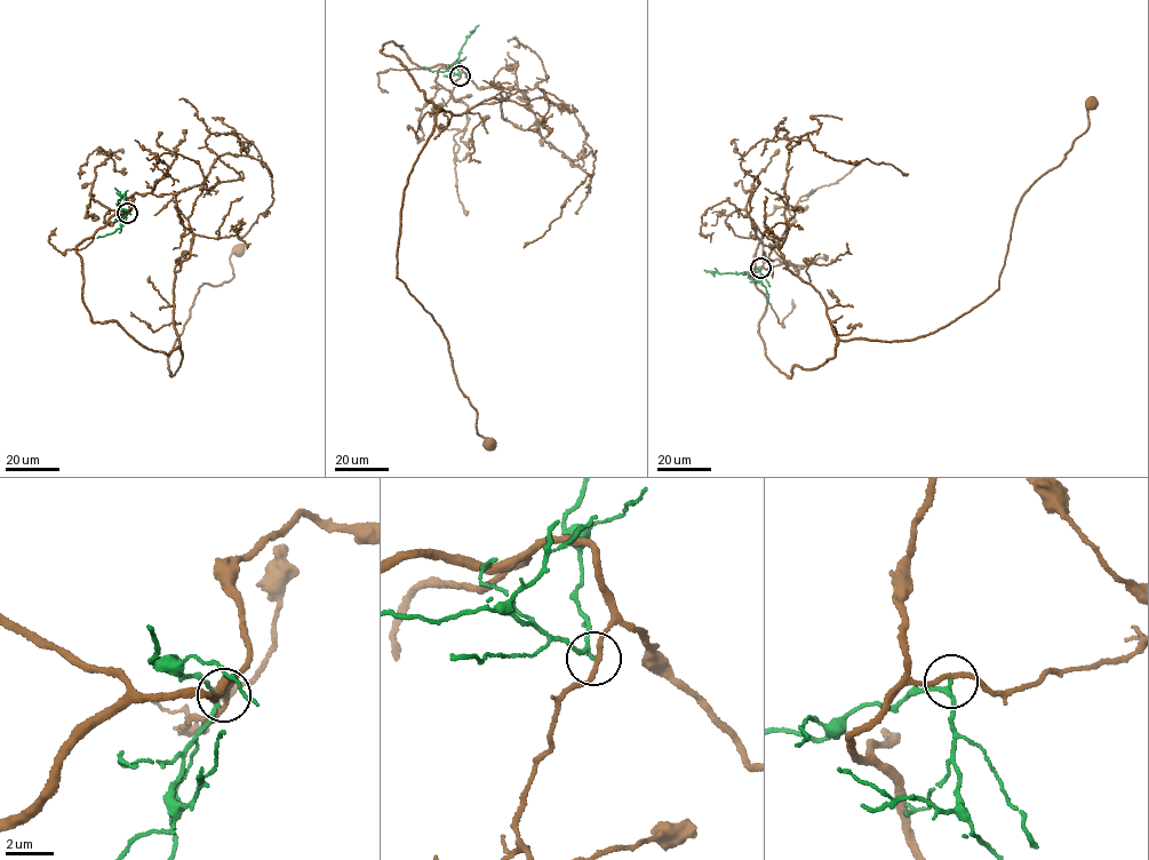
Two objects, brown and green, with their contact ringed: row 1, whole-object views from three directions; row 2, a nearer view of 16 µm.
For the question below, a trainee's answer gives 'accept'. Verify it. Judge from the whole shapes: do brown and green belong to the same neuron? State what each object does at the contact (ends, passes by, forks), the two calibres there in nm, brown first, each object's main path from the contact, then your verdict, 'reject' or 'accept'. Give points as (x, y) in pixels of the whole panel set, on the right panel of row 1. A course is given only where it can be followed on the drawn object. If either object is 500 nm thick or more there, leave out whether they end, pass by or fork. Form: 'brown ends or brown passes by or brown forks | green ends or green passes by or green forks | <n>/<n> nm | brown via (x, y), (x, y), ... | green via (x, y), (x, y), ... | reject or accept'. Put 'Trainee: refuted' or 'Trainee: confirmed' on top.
Trainee: refuted
brown passes by | green passes by | 200/160 nm | brown via (760, 267), (759, 334), (790, 377), (839, 341), (936, 332), (998, 288), (1022, 194), (1093, 105) | green via (760, 268), (744, 273), (704, 270) | reject

